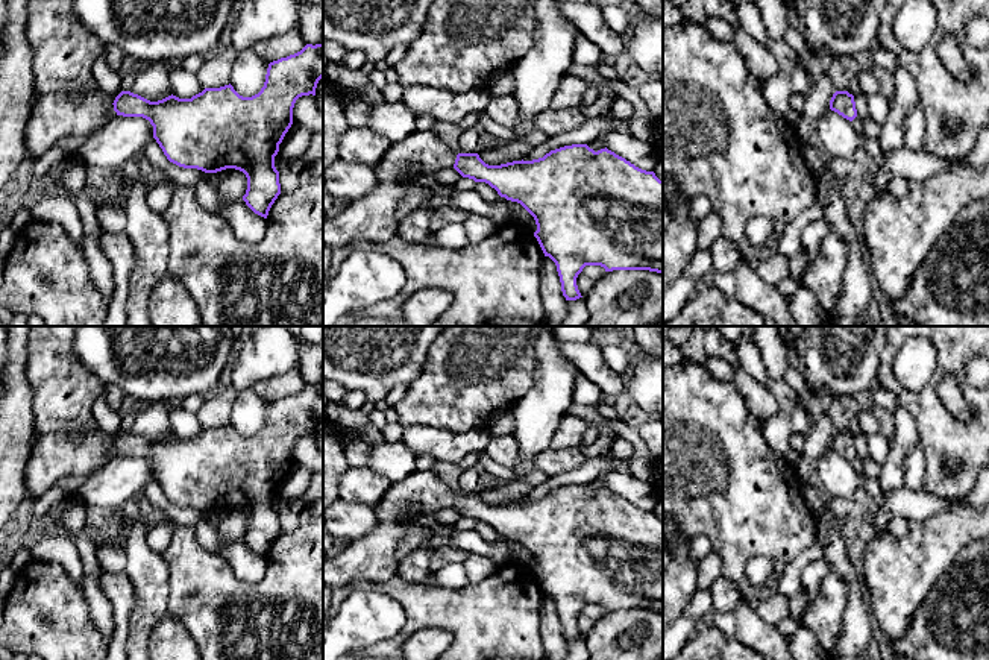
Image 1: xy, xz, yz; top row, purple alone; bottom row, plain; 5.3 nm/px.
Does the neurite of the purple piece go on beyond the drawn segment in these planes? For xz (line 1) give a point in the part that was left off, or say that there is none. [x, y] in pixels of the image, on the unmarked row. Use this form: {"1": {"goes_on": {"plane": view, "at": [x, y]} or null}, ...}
{"1": {"goes_on": {"plane": "xz", "at": [372, 557]}}}

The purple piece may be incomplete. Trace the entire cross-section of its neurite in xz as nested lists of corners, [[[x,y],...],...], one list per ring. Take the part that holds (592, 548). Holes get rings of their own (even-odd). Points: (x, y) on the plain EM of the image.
[[[431,469],[416,470],[388,487],[375,505],[378,528],[323,558],[323,584],[334,590],[353,581],[382,583],[396,577],[396,548],[414,526],[414,517],[452,507],[463,517],[488,523],[534,557],[534,577],[545,596],[555,602],[566,640],[582,637],[576,618],[586,605],[663,613],[663,520],[654,511],[636,507],[607,487],[595,492],[587,484],[564,486],[532,501],[488,505],[478,493],[454,493]]]

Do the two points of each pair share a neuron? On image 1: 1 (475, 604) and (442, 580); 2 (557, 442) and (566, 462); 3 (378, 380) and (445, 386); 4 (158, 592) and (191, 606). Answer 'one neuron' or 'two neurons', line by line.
1: two neurons
2: two neurons
3: two neurons
4: two neurons

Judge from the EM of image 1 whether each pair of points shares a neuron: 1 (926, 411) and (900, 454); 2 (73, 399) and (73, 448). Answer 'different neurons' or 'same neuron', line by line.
1: different neurons
2: different neurons

